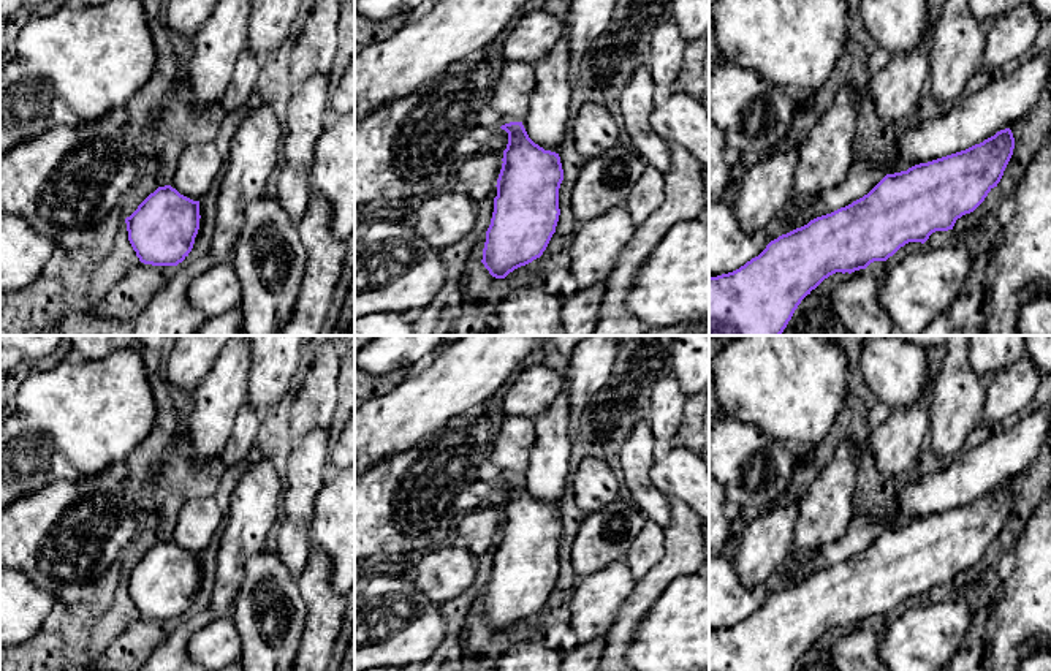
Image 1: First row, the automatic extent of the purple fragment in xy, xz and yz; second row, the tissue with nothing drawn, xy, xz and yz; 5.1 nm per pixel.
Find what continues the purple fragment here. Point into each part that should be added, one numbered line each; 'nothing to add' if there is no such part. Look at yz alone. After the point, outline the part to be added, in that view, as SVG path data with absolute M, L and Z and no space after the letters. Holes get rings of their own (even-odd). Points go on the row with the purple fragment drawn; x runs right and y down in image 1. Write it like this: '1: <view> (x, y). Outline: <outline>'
1: yz (972, 119). Outline: M1051 46L1042 55L1023 59L1021 65L1011 74L992 79L989 85L973 95L961 97L953 106L943 109L935 117L929 120L916 119L909 123L902 131L896 133L896 160L893 163L867 163L856 158L840 185L826 190L809 207L796 215L788 212L788 201L785 210L758 233L746 233L741 228L734 204L727 203L725 199L711 199L709 277L717 277L739 269L747 261L758 256L766 245L779 236L801 228L817 217L831 214L863 198L888 174L888 166L893 168L893 174L907 171L915 165L928 163L966 150L994 136L997 131L1010 128L1015 122L1023 119L1035 106L1042 93L1049 89L1049 78Z

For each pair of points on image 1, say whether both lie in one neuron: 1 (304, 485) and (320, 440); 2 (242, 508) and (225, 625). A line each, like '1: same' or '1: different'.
1: same
2: different

